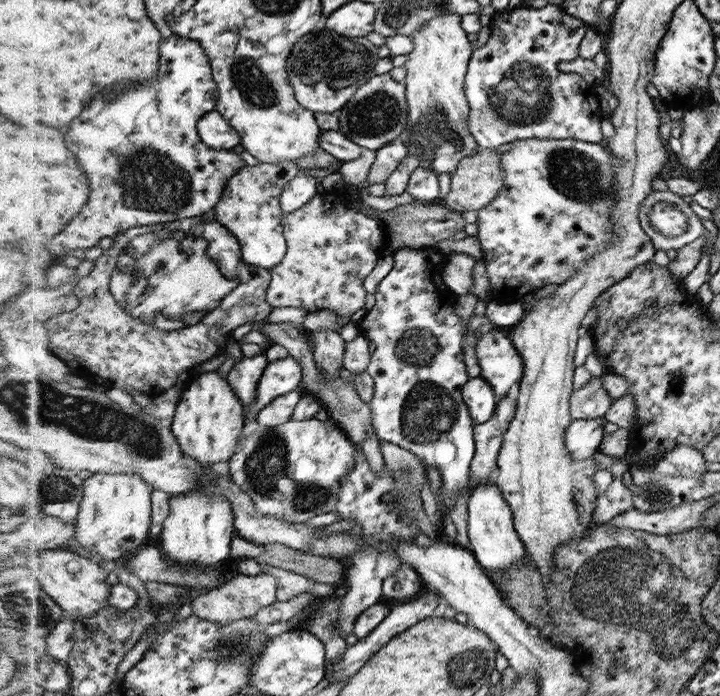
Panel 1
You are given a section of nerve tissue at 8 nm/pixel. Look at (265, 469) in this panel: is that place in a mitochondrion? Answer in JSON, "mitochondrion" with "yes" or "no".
{"mitochondrion":"yes"}

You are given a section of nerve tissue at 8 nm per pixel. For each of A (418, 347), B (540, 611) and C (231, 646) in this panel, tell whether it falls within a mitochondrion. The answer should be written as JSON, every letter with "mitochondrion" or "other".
{"A":"mitochondrion","B":"other","C":"mitochondrion"}

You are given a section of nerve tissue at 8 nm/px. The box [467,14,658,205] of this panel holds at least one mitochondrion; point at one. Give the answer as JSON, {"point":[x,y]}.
{"point":[521,94]}

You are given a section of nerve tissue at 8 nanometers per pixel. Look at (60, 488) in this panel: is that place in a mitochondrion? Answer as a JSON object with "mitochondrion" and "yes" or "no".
{"mitochondrion":"yes"}

